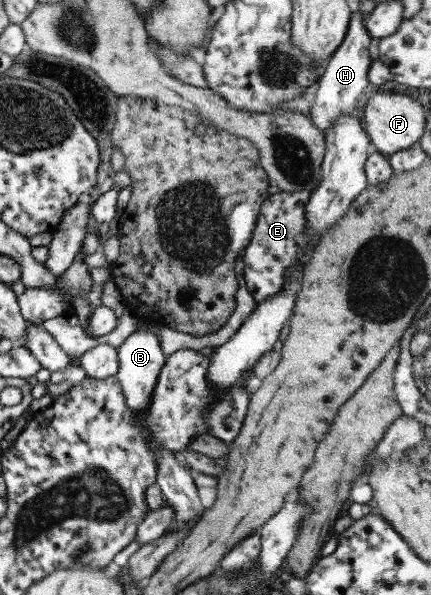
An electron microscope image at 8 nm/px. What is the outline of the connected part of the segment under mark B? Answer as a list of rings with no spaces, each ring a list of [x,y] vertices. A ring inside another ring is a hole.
[[[134,330],[116,347],[116,352],[118,368],[115,378],[119,380],[119,386],[123,390],[125,406],[129,406],[135,416],[141,416],[147,410],[147,404],[149,404],[149,398],[151,398],[151,390],[155,388],[157,376],[166,356],[159,346],[157,335],[148,330]]]

